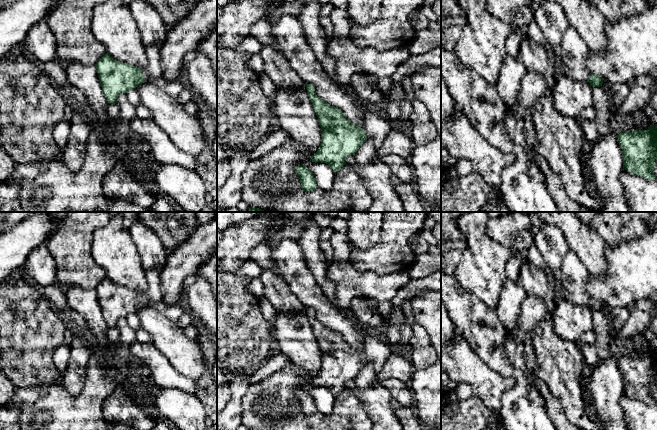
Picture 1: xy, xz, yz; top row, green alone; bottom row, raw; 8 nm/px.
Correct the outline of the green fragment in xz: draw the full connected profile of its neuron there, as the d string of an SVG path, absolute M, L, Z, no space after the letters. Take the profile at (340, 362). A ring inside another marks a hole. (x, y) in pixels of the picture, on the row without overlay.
M305 307L304 310L307 313L309 323L321 351L321 367L317 376L310 383L312 386L326 387L336 397L346 389L345 383L350 379L354 379L367 363L370 362L374 370L378 373L386 360L394 354L392 347L379 333L370 334L360 349L353 348L341 334L329 329L319 322L311 308Z

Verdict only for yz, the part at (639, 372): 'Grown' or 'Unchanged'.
Unchanged

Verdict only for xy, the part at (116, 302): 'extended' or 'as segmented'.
extended

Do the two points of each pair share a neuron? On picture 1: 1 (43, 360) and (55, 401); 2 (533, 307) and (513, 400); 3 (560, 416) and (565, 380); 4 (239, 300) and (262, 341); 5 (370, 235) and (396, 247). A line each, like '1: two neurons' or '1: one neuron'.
1: two neurons
2: two neurons
3: two neurons
4: one neuron
5: two neurons

